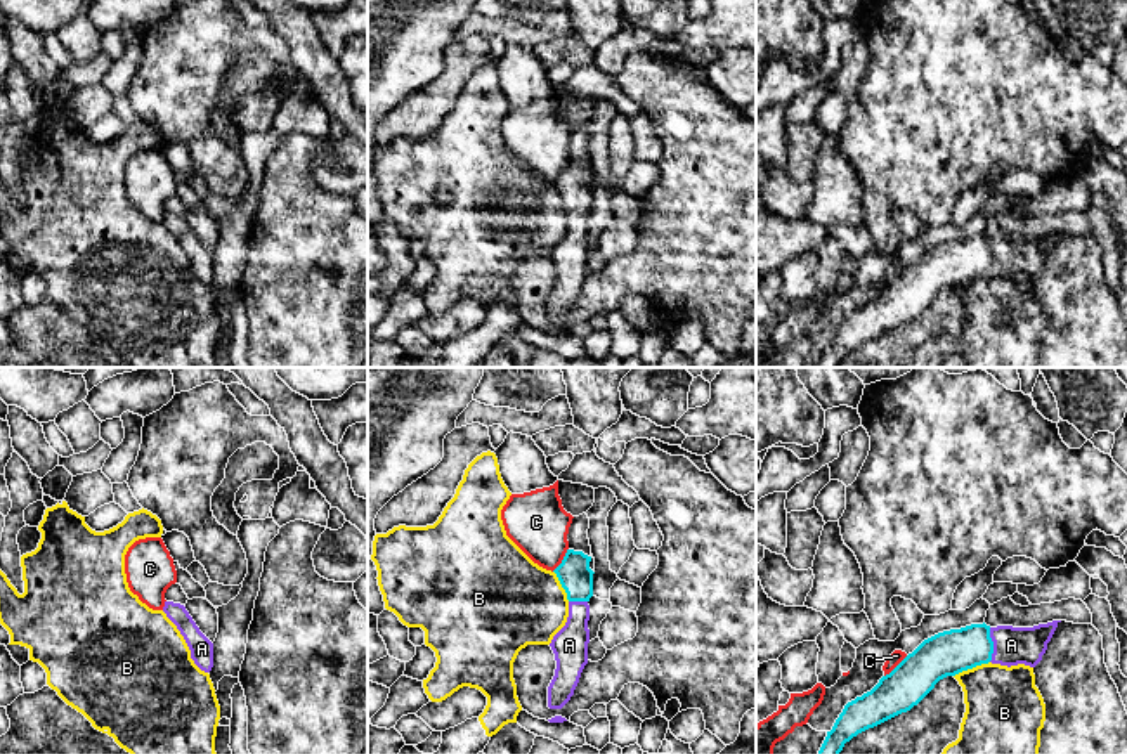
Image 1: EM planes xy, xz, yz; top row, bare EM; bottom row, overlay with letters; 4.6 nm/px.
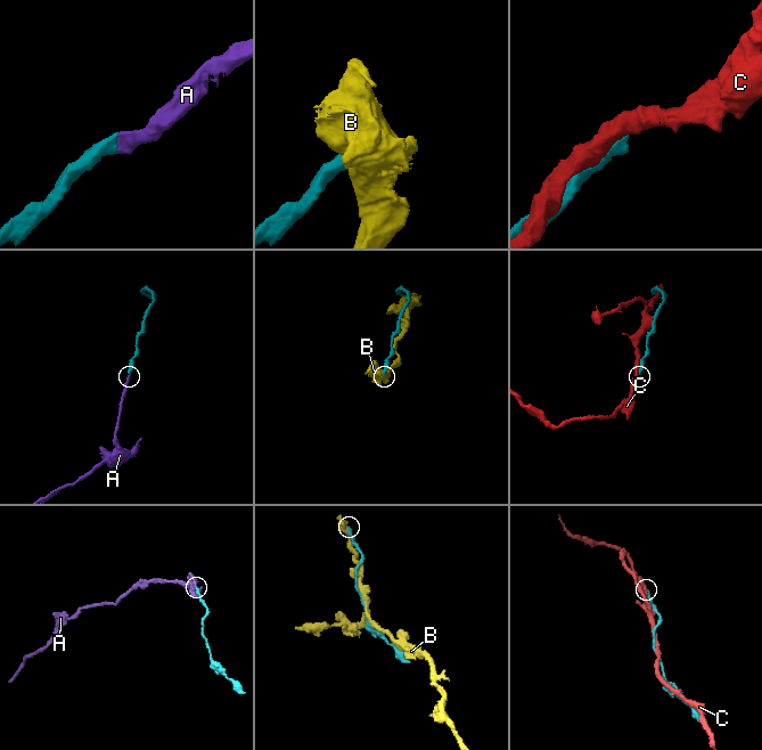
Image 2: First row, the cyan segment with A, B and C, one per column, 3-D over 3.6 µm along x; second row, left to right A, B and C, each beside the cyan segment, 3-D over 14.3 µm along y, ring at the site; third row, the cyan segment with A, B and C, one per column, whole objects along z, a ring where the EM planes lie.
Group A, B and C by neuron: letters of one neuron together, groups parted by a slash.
A / B / C

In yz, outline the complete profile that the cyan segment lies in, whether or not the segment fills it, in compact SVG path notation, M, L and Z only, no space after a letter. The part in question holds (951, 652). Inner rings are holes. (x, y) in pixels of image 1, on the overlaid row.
M983 622L924 640L870 692L844 705L818 754L839 754L858 733L910 711L947 676L988 662L1035 667L1059 622L1033 627L990 627Z

